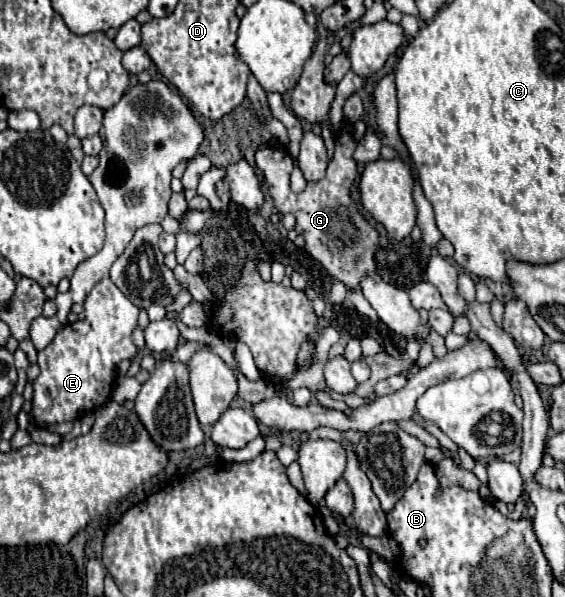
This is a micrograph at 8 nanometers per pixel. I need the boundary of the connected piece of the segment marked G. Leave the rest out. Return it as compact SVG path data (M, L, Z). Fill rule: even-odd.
M344 127L336 135L336 151L334 159L328 163L326 177L318 183L308 183L302 193L294 193L290 189L294 161L286 149L266 147L256 151L256 169L264 177L264 187L272 197L274 207L280 213L292 213L296 217L296 233L304 237L306 251L326 267L332 279L342 281L348 289L360 287L356 285L356 281L360 281L360 273L374 273L374 255L378 249L378 231L360 213L360 205L356 205L350 197L350 187L356 179L356 161L352 157L354 149L356 141L352 139L350 127Z

